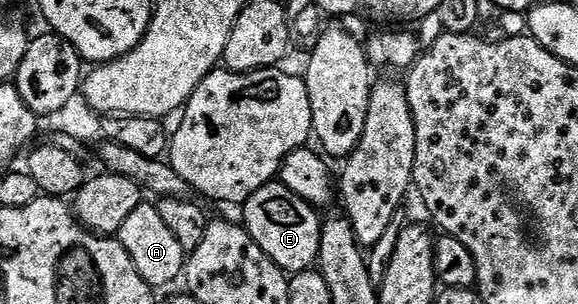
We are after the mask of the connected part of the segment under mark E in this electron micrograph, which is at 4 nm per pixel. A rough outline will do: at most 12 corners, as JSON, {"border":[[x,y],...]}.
{"border":[[280,182],[241,205],[246,233],[283,272],[317,265],[319,209]]}

